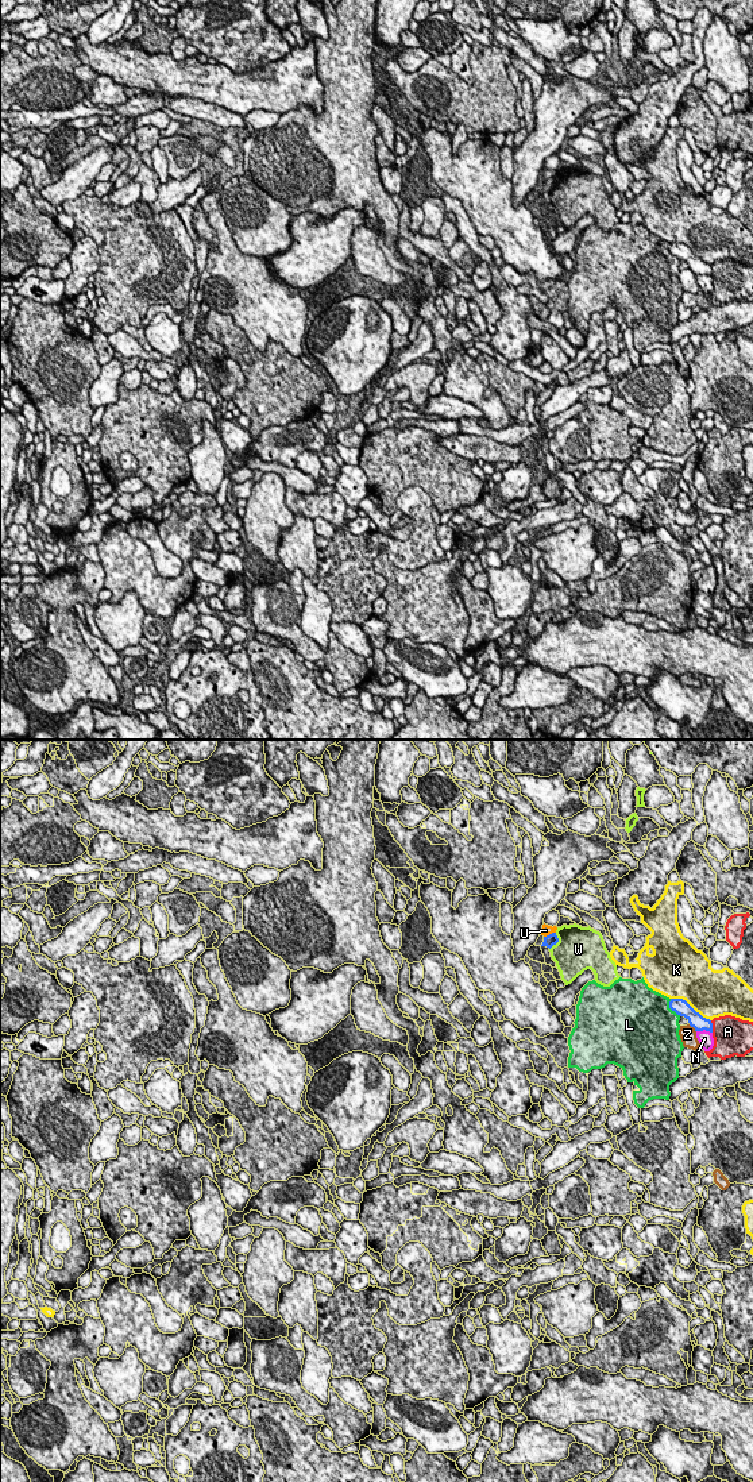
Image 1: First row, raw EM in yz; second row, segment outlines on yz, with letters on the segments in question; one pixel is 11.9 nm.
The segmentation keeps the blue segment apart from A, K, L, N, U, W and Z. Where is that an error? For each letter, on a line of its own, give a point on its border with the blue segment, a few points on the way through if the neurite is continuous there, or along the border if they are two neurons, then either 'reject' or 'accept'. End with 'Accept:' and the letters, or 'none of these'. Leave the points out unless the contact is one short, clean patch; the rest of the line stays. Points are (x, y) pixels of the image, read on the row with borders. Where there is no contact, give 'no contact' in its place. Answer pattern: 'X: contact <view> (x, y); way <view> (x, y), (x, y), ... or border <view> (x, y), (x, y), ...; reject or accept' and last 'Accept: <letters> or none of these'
A: contact yz (711, 1026); reject
K: contact yz (690, 1006); reject
L: contact yz (671, 1008); reject
N: contact yz (705, 1029); reject
U: contact yz (549, 934); border yz (555, 931), (544, 937); reject
W: contact yz (558, 941); reject
Z: contact yz (692, 1026); reject
Accept: none of these

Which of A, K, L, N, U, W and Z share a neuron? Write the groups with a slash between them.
A / K / L / N / U / W / Z

